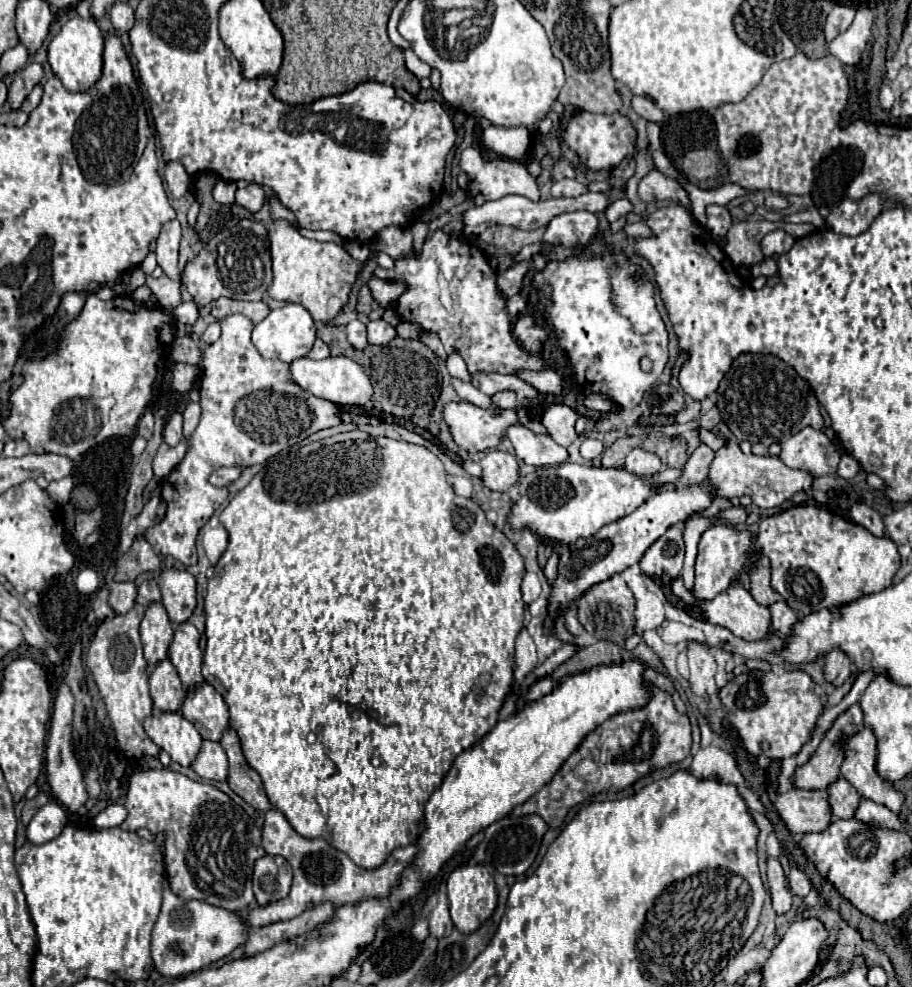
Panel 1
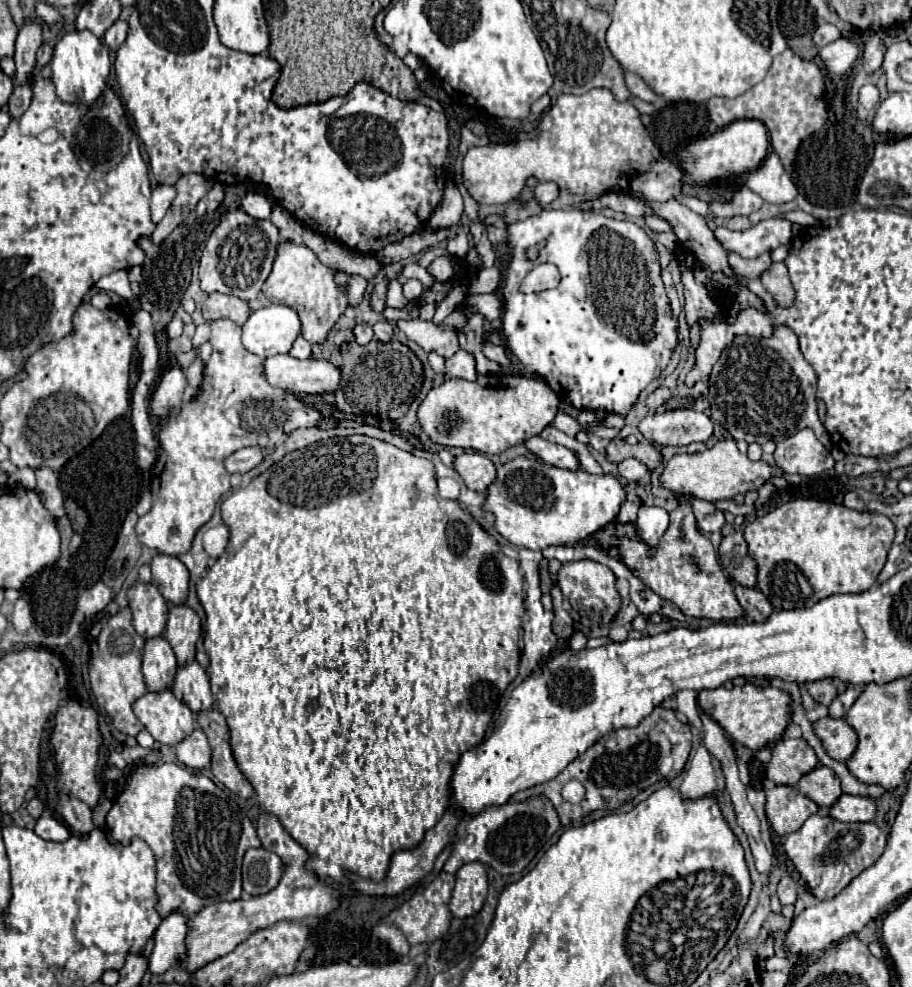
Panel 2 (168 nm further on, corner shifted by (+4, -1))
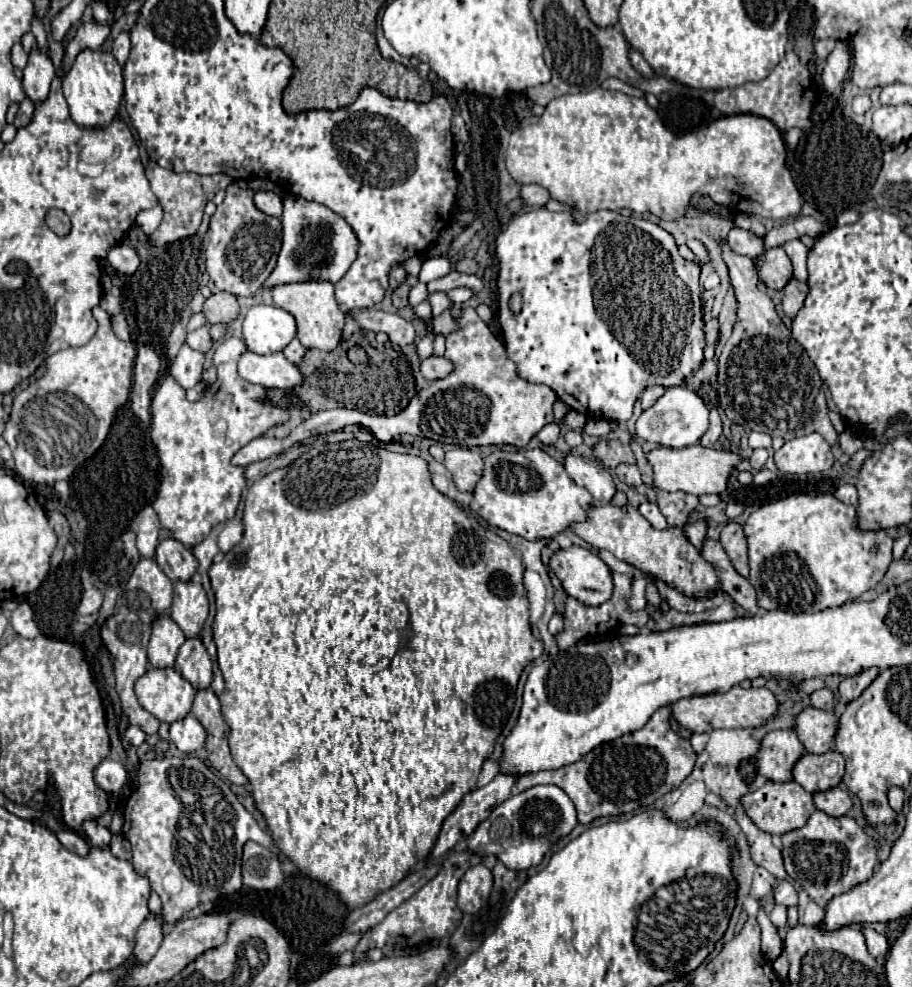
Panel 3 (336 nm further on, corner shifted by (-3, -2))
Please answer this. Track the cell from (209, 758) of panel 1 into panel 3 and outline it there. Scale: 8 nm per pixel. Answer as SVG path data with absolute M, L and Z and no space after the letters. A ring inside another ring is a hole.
M186 716L170 726L170 738L176 748L188 756L196 756L204 750L206 744L206 730L194 716Z

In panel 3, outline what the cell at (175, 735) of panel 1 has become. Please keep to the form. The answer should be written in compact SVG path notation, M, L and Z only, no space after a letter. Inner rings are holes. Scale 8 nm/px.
M150 668L136 682L134 690L140 706L166 724L186 718L196 696L196 690L174 668Z

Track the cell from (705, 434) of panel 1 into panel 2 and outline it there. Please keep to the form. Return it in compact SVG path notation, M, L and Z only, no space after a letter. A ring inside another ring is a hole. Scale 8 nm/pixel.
M671 409L671 411L647 415L639 423L639 431L653 445L679 447L679 445L689 445L693 441L707 441L713 435L713 423L711 423L711 419L705 413L693 411L693 409Z

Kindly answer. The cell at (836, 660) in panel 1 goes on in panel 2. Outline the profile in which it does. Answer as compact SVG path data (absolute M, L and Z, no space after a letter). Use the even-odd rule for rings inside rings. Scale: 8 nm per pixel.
M833 679L811 681L811 683L807 683L807 689L809 689L809 695L811 695L819 705L825 705L825 707L829 707L831 701L837 697L837 691L835 691L835 687L833 687Z

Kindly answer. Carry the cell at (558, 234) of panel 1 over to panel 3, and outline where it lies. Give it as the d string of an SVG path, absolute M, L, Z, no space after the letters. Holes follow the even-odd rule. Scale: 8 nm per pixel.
M540 208L540 210L520 214L520 216L510 220L508 228L496 238L496 256L500 262L500 270L498 270L498 296L500 296L498 320L500 320L502 334L506 340L508 358L514 360L520 376L524 376L526 380L550 386L558 394L558 398L564 404L568 404L568 408L572 408L584 416L592 416L592 418L626 422L632 416L634 402L638 400L638 396L648 386L654 386L654 384L676 386L676 384L684 382L688 376L692 376L692 372L702 362L702 352L704 352L706 344L704 344L704 330L702 330L702 326L704 326L702 324L702 302L698 296L700 294L698 292L700 266L686 262L678 254L678 246L676 246L674 238L666 230L656 226L654 222L638 220L632 216L628 218L628 216L622 216L620 212L612 212L612 210L596 210L592 214L586 214L586 218L582 222L576 222L572 212L550 212L546 208ZM512 292L522 292L522 298L524 298L524 304L522 304L522 310L518 316L512 314L508 308L508 300L510 300Z

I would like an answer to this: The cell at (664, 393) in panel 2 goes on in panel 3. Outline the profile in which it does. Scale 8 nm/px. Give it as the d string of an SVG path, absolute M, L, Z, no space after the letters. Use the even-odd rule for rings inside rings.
M652 386L652 388L646 388L646 390L642 392L642 396L640 396L642 408L646 410L646 408L654 406L654 402L656 402L664 392L666 392L666 388L664 388L664 386Z

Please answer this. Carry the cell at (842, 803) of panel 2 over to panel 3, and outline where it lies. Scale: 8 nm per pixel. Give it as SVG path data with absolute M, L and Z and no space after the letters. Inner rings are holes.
M836 786L836 788L828 790L828 792L814 794L814 804L824 814L840 818L840 816L844 816L852 808L852 798L850 798L850 794L846 790Z

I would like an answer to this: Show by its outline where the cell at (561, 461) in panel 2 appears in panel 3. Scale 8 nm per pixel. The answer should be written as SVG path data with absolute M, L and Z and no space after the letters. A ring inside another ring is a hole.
M568 454L564 460L564 468L570 474L570 478L578 486L586 488L596 500L600 500L600 502L612 500L612 496L616 492L614 480L612 480L610 472L598 460Z

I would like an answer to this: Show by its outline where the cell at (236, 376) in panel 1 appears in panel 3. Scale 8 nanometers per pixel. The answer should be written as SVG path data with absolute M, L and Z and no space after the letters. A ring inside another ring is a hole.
M230 336L226 338L220 346L216 346L214 350L214 366L218 366L218 380L216 386L212 384L202 400L198 402L188 402L186 398L182 398L182 388L172 380L172 376L166 376L154 398L152 398L152 442L156 446L158 458L160 458L160 488L158 488L158 496L152 504L152 508L156 510L158 518L160 518L160 528L168 530L170 536L174 536L178 542L182 542L188 548L194 548L196 544L200 544L212 530L212 526L226 522L230 518L234 518L240 496L242 496L242 468L236 468L230 464L232 456L246 446L250 440L260 438L266 434L266 430L270 430L272 426L284 424L290 420L290 414L286 408L278 408L270 402L266 402L266 388L258 386L258 384L250 384L246 382L240 374L238 374L238 360L240 356L246 352L246 342L242 338Z

